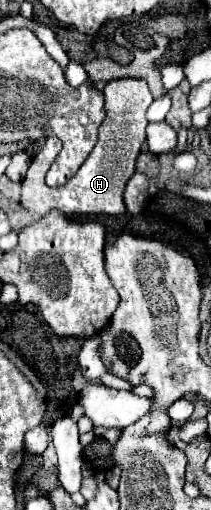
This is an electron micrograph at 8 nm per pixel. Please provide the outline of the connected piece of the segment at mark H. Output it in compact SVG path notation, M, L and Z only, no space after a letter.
M120 78L120 80L110 80L106 84L106 88L104 88L104 102L106 102L106 120L98 128L98 144L94 146L92 154L80 166L80 172L76 172L66 184L56 186L56 188L46 184L46 172L50 170L51 164L62 149L62 143L56 136L47 138L46 146L32 158L28 174L26 174L26 178L22 180L22 186L20 186L20 206L22 206L24 214L28 214L30 218L38 220L46 212L50 212L52 208L58 208L58 210L62 210L66 214L110 214L110 216L118 216L118 214L126 212L124 202L122 202L122 192L124 192L126 180L134 174L136 156L140 154L140 146L142 146L142 142L146 138L146 126L148 126L146 110L152 104L152 94L148 90L146 80Z

